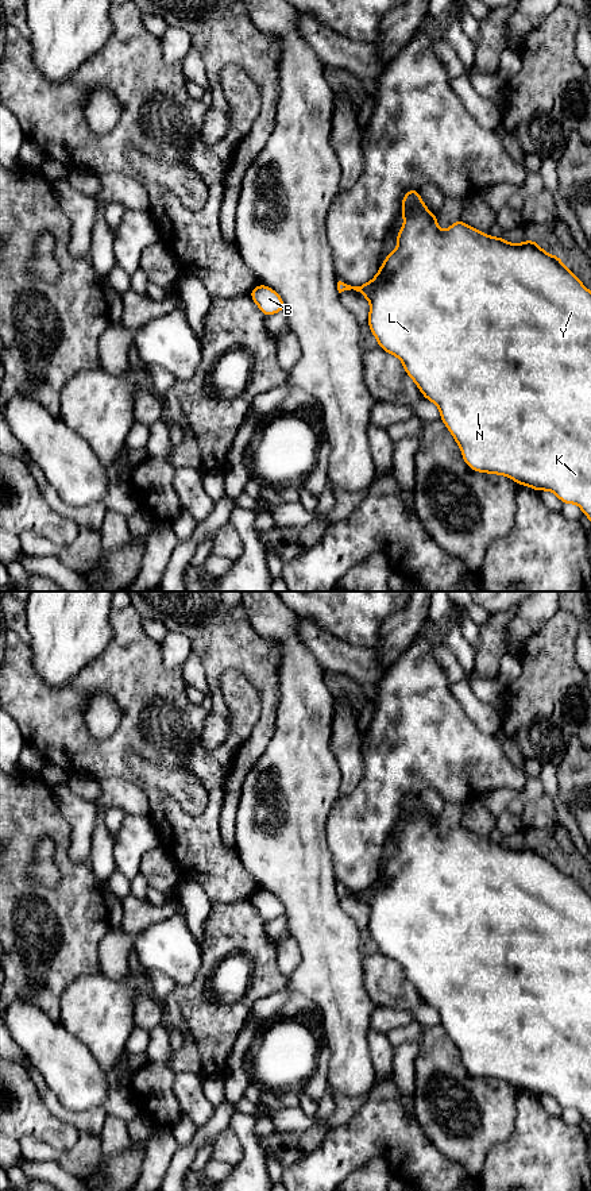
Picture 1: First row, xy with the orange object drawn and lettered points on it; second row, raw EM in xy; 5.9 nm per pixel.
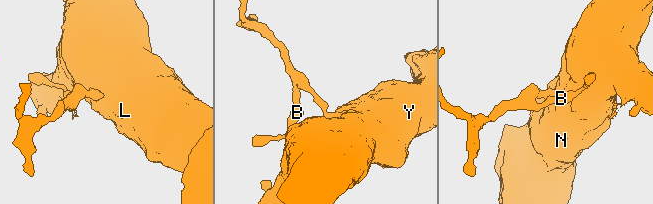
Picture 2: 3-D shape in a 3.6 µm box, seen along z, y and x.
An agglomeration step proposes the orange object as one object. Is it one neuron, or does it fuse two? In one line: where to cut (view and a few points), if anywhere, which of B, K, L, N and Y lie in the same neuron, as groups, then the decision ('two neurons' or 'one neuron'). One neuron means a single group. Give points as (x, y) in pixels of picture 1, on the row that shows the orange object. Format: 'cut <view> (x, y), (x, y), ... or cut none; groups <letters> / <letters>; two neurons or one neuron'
cut none; groups B K L N Y; one neuron

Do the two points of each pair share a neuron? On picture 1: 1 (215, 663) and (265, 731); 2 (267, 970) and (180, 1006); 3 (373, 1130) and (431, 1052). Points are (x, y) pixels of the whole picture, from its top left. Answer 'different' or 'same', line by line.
1: same
2: same
3: different

